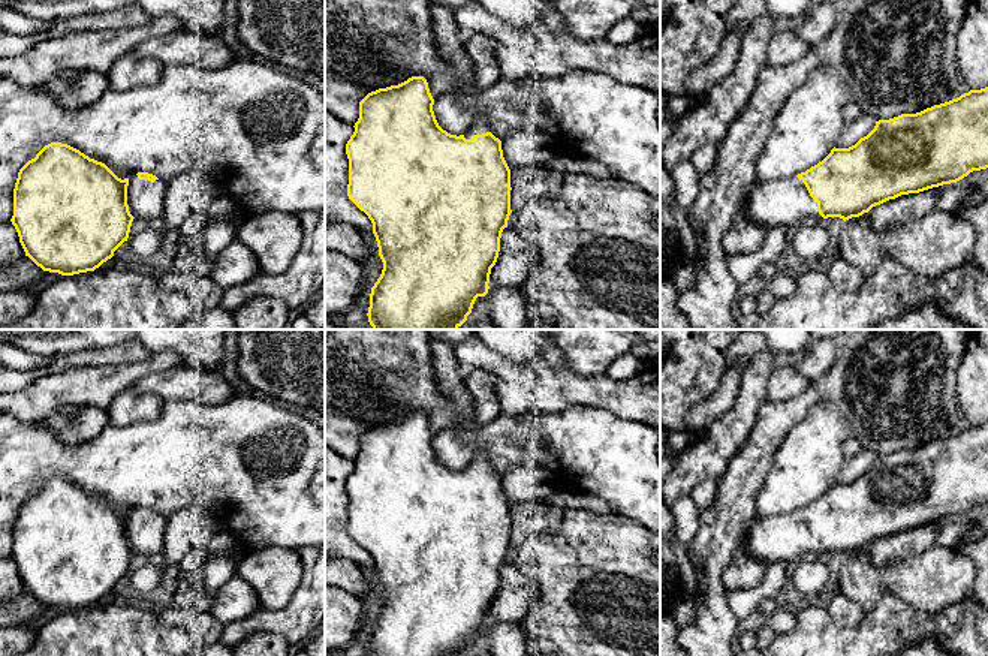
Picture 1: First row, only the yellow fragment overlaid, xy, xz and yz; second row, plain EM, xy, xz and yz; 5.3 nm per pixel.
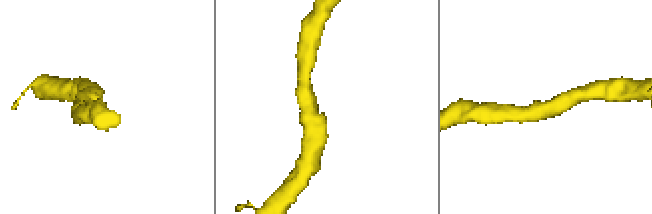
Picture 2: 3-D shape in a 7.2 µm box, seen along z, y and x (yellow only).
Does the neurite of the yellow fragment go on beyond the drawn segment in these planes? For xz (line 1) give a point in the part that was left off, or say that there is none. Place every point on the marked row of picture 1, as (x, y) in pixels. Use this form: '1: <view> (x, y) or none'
1: xz (449, 39)

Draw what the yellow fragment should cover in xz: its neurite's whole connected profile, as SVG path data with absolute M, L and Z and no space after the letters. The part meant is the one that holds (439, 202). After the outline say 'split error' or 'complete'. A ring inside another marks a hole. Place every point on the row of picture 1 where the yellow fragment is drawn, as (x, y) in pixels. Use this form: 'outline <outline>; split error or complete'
outline M430 4L436 43L440 55L454 67L457 82L449 94L475 109L478 120L464 135L443 130L434 115L434 99L424 76L368 93L359 102L359 118L346 144L349 159L349 199L373 223L383 270L370 294L368 322L373 329L458 329L472 313L478 297L488 294L491 268L500 252L500 238L512 213L510 169L503 157L501 141L484 121L475 94L472 61L464 49L464 34L455 12L443 4Z; split error

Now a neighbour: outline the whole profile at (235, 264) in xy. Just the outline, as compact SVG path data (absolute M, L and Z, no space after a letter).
M234 238L216 258L210 279L225 289L247 283L260 273L253 252Z

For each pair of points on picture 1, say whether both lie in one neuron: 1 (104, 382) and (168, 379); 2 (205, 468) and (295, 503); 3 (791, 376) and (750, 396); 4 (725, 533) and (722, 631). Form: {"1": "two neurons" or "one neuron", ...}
{"1": "two neurons", "2": "one neuron", "3": "two neurons", "4": "one neuron"}

